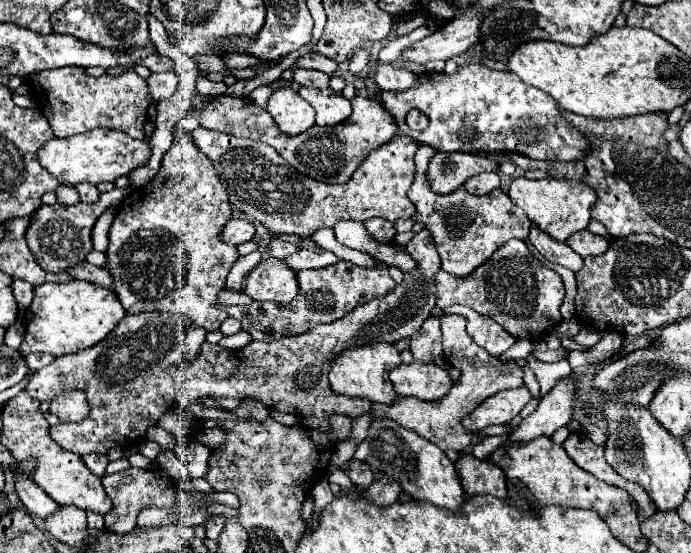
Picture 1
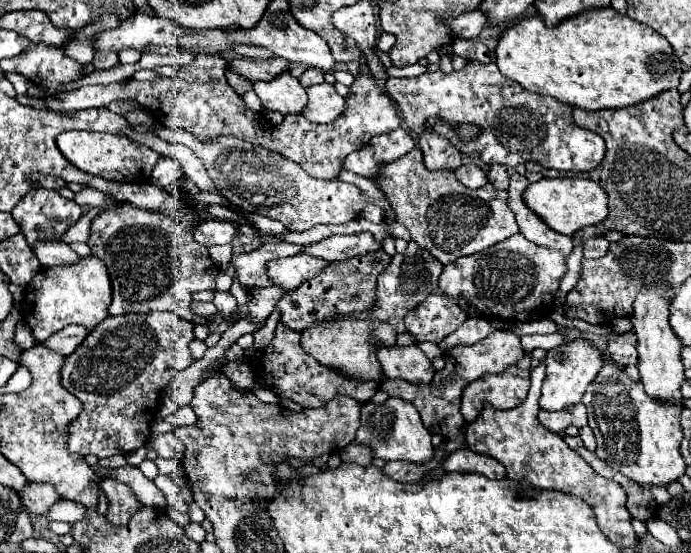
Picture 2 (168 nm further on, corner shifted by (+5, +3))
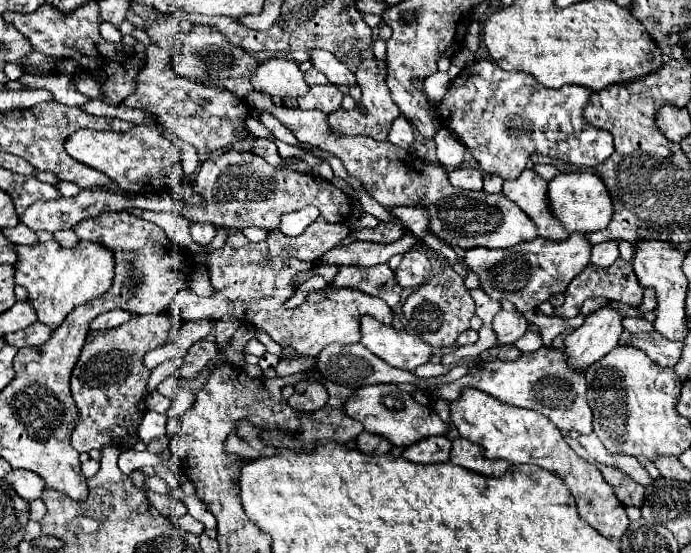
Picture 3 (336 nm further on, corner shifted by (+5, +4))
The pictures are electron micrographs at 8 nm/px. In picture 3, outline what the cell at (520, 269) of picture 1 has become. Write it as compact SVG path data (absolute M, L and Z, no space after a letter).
M573 232L561 242L535 238L507 250L491 250L481 246L469 248L465 250L465 262L481 278L483 292L487 292L493 300L505 298L513 302L517 310L527 312L549 300L553 294L565 292L569 282L589 264L591 248L593 246L583 232Z

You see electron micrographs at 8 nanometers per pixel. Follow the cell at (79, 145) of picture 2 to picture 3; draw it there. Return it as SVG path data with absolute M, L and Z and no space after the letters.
M155 124L131 128L131 132L111 132L111 130L77 130L65 142L65 150L77 162L103 172L111 178L123 192L129 194L155 194L167 188L179 186L183 182L183 166L179 148L163 138Z

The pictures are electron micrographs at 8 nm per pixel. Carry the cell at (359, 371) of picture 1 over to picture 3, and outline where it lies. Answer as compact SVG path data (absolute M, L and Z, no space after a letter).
M321 218L311 222L297 238L289 238L279 230L271 230L263 242L253 244L241 232L235 232L227 238L221 250L215 250L207 256L207 270L215 294L201 298L187 288L177 294L177 312L183 320L219 320L229 314L231 304L231 316L235 316L241 326L263 330L281 348L289 346L309 356L317 356L319 350L331 342L355 344L361 340L359 320L363 314L375 316L383 324L391 324L391 308L377 296L367 296L355 288L327 286L323 290L311 290L301 306L291 310L285 308L285 302L297 292L297 286L291 284L297 274L309 272L317 256L323 256L323 248L331 248L331 242L341 242L347 234L347 224L327 224L327 220Z

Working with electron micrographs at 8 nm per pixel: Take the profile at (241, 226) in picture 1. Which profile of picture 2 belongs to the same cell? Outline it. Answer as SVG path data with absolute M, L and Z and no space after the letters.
M205 219L197 225L195 229L195 241L205 245L205 247L213 247L213 245L223 245L223 243L231 243L233 237L237 235L237 227L231 221L221 221L221 219Z

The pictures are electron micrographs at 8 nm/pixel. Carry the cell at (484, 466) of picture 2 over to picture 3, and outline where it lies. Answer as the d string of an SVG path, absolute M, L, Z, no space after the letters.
M457 436L453 440L453 448L451 448L451 458L453 464L463 466L471 472L483 474L483 476L501 476L507 472L507 468L511 464L507 464L505 460L491 460L483 454L481 448L477 448L477 444L467 442L465 438Z

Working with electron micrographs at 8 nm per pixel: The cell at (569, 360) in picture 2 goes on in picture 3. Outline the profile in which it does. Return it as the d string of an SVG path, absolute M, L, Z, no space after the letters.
M605 304L603 308L585 316L583 326L565 338L569 366L585 370L603 358L617 346L623 330L623 316L613 310L611 304Z

